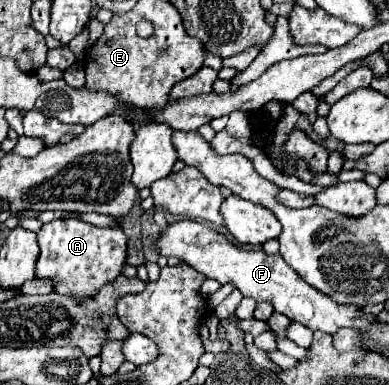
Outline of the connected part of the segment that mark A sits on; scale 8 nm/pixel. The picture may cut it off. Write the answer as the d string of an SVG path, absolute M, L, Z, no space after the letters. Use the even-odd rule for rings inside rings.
M77 218L43 224L37 238L41 254L35 276L51 278L55 282L55 292L59 294L93 296L105 282L111 282L121 274L127 256L127 236L121 228L99 228Z

